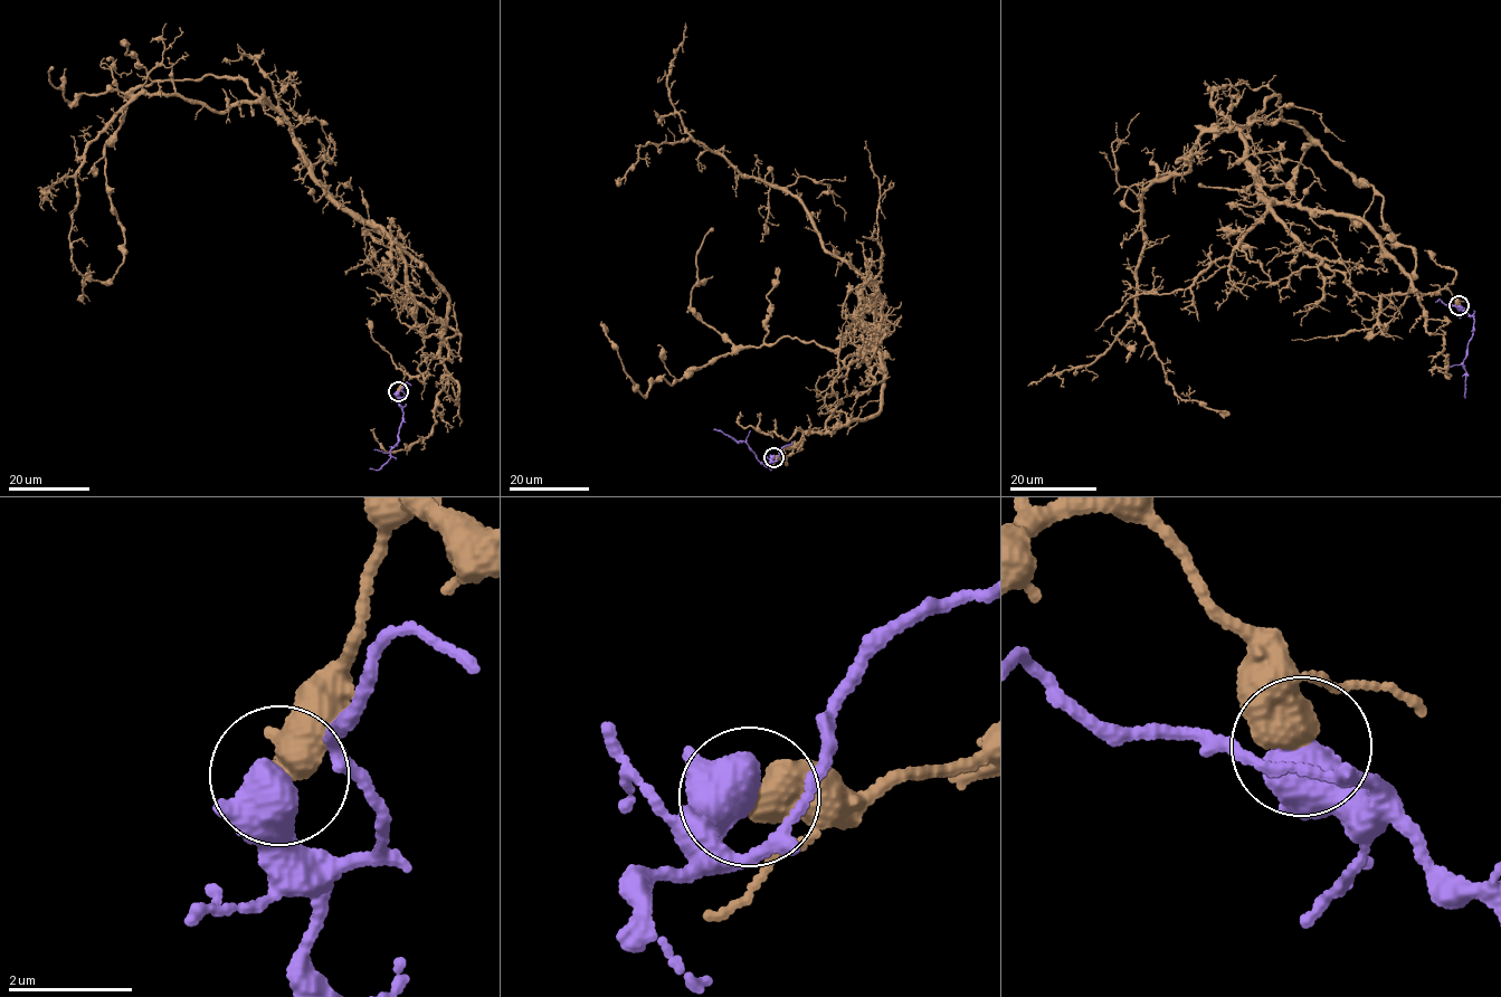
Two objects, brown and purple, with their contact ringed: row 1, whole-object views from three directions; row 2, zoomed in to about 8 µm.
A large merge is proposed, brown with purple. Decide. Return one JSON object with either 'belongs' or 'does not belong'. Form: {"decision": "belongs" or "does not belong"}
{"decision": "does not belong"}

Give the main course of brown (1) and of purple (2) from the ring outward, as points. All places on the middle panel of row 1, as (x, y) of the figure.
1: (773, 457), (877, 412), (885, 373), (863, 316), (839, 348), (787, 336), (741, 348), (646, 396), (601, 321)
2: (773, 457), (766, 466), (744, 442), (713, 429)

